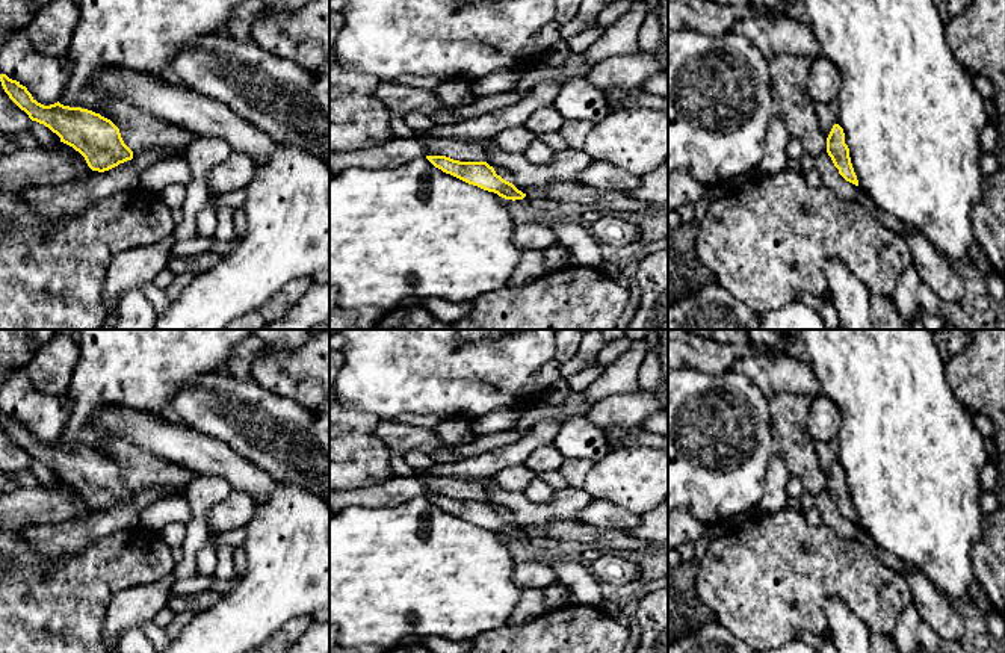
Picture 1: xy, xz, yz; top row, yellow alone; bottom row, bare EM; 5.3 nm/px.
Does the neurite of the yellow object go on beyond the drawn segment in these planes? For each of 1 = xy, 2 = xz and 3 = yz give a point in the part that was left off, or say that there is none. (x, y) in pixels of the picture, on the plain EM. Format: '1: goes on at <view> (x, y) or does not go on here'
1: does not go on here
2: does not go on here
3: does not go on here

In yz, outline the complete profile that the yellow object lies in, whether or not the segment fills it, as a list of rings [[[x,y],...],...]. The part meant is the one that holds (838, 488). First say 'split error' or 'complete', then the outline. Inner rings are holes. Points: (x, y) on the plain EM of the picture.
complete | [[[834,463],[827,476],[827,491],[831,496],[839,512],[849,521],[858,525],[857,514],[854,511],[849,487],[845,482],[845,472],[839,463]]]

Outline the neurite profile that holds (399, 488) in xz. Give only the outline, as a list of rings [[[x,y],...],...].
[[[419,475],[393,476],[391,479],[360,490],[329,490],[329,514],[348,506],[394,506],[426,494],[425,481]]]

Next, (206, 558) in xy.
[[[210,534],[207,543],[196,553],[196,573],[201,576],[210,576],[216,568],[216,550],[219,535]]]

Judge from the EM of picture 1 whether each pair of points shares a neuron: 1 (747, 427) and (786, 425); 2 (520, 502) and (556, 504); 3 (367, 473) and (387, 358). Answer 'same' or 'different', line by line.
1: different
2: same
3: different

